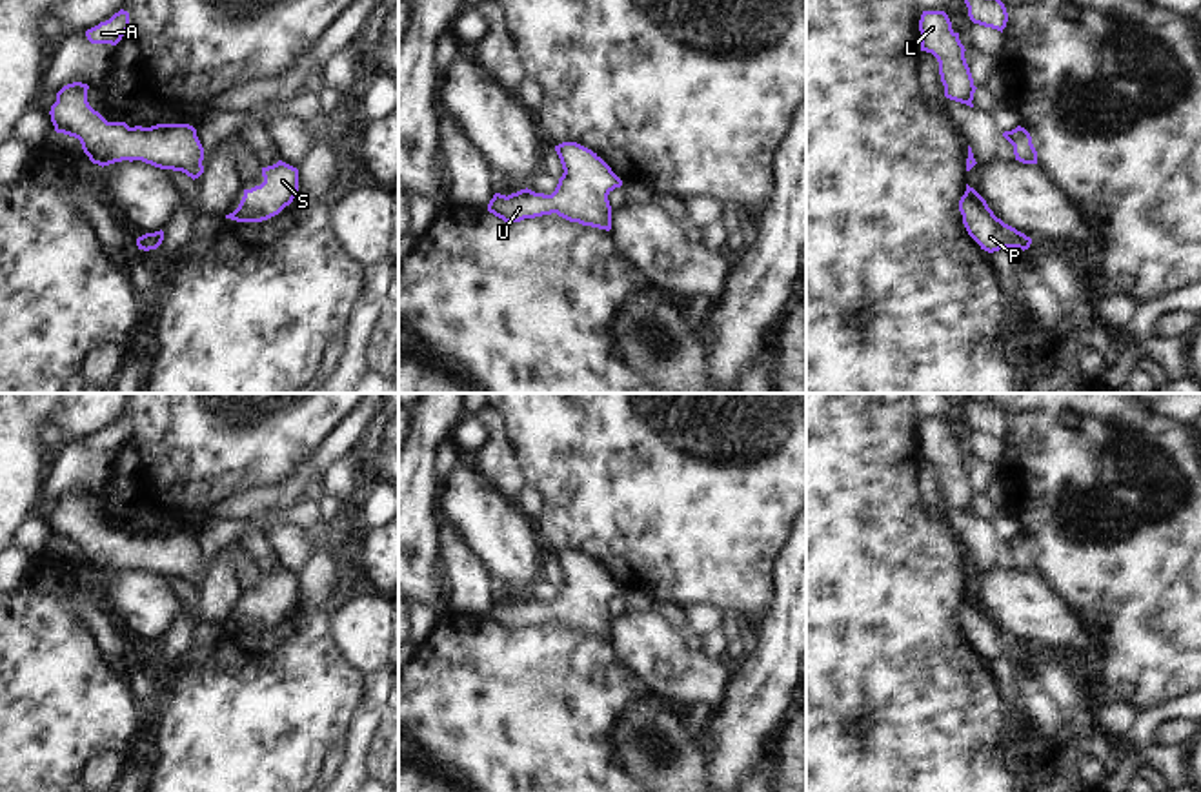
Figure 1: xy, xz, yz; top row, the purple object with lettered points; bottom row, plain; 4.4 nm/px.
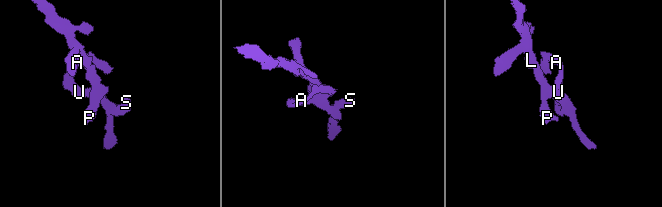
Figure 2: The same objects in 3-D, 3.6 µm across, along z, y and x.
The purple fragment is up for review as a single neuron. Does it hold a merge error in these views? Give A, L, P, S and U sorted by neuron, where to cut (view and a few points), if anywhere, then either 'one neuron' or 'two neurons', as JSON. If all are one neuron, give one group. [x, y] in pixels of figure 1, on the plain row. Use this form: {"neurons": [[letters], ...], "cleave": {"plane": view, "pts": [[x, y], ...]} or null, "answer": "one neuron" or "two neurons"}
{"neurons": [["A", "L", "P", "S", "U"]], "cleave": null, "answer": "one neuron"}

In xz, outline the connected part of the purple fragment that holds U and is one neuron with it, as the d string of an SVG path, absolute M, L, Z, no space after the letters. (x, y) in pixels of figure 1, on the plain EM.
M577 550L555 553L562 572L562 584L551 603L520 597L511 603L495 601L488 619L504 630L520 630L542 623L559 624L591 634L611 637L611 614L608 603L622 594L622 588L591 557Z

